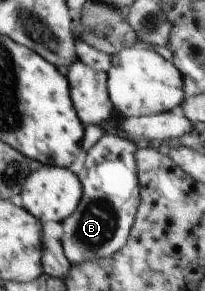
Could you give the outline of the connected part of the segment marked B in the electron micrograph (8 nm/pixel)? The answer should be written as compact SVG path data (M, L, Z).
M108 132L82 159L83 167L77 174L83 189L82 198L74 214L61 222L60 243L70 267L92 259L112 257L126 246L140 205L136 151L133 140L123 134L118 137Z

